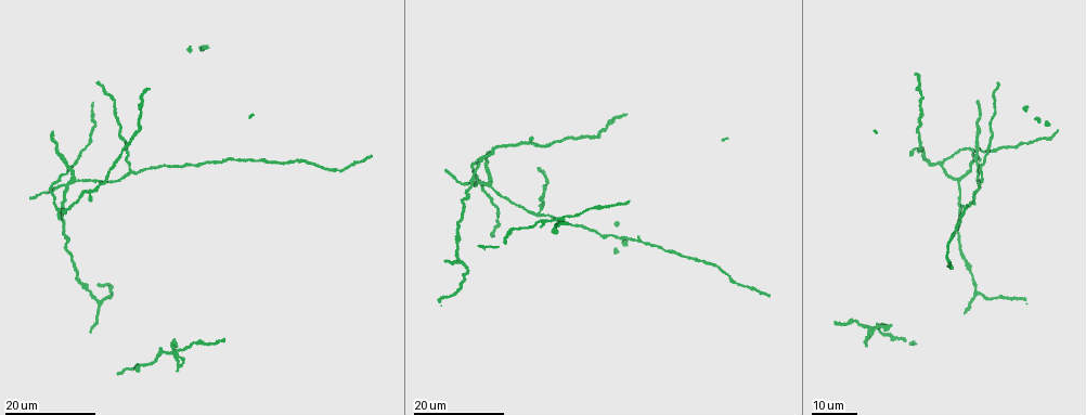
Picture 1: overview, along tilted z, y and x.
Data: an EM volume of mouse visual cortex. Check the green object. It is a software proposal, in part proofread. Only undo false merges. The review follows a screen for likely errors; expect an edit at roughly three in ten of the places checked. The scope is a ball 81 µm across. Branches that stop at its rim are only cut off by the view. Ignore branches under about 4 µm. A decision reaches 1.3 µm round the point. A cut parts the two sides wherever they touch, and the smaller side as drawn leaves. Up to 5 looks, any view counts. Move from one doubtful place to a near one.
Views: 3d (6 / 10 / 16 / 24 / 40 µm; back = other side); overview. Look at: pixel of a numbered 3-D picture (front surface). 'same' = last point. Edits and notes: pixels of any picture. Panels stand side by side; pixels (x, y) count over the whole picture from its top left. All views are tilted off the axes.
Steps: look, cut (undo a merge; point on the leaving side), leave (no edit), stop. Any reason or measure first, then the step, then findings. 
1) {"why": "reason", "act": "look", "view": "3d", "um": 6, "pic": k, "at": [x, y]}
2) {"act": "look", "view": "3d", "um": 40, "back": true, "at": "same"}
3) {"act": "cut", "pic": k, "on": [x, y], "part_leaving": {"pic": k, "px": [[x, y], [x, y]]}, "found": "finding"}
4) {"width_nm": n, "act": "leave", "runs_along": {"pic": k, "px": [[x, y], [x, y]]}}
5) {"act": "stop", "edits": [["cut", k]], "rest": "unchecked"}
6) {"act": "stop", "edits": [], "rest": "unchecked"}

{"why": "a fork", "act": "look", "view": "3d", "um": 16, "pic": 1, "at": [64, 184]}

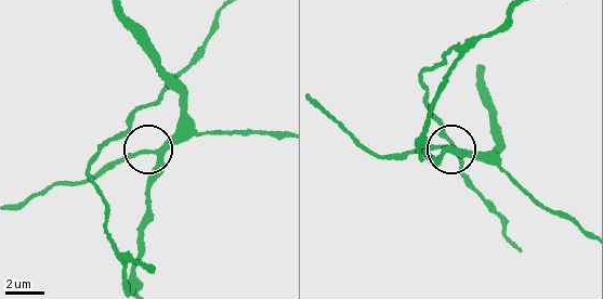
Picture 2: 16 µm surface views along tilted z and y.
{"act": "look", "view": "3d", "um": 6, "pic": 2, "at": [153, 152]}

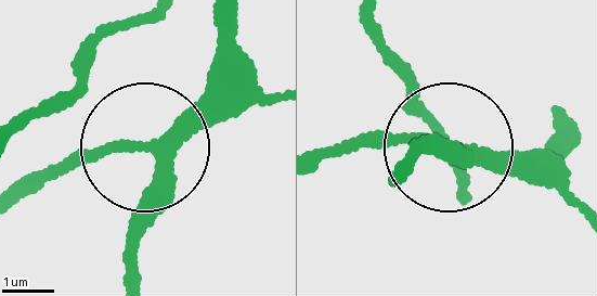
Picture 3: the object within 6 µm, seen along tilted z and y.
{"arms": 3, "act": "leave", "runs_along": {"pic": 3, "px": [[409, 170], [446, 138], [323, 148]]}, "found": "continuous, no second neuron"}

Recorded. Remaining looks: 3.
{"why": "arms part here", "act": "look", "view": "3d", "um": 16, "pic": 1, "at": [945, 161]}

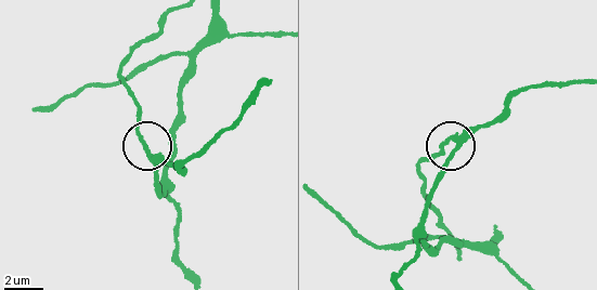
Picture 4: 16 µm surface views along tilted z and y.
{"act": "look", "view": "3d", "um": 6, "pic": 4, "at": [456, 138]}

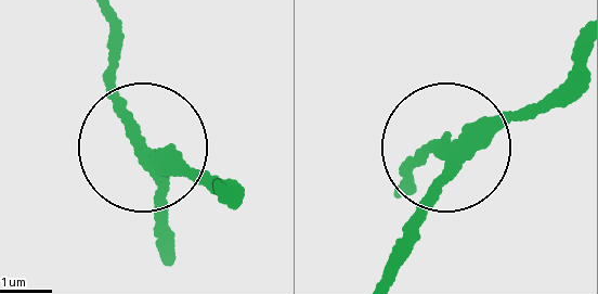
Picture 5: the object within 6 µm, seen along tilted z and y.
{"width_nm": 270, "act": "leave", "runs_along": {"pic": 5, "px": [[388, 280], [453, 157], [439, 150], [404, 178]]}, "found": "all the same neuron"}

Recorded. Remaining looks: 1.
{"act": "stop", "edits": [], "rest": "unchecked"}

